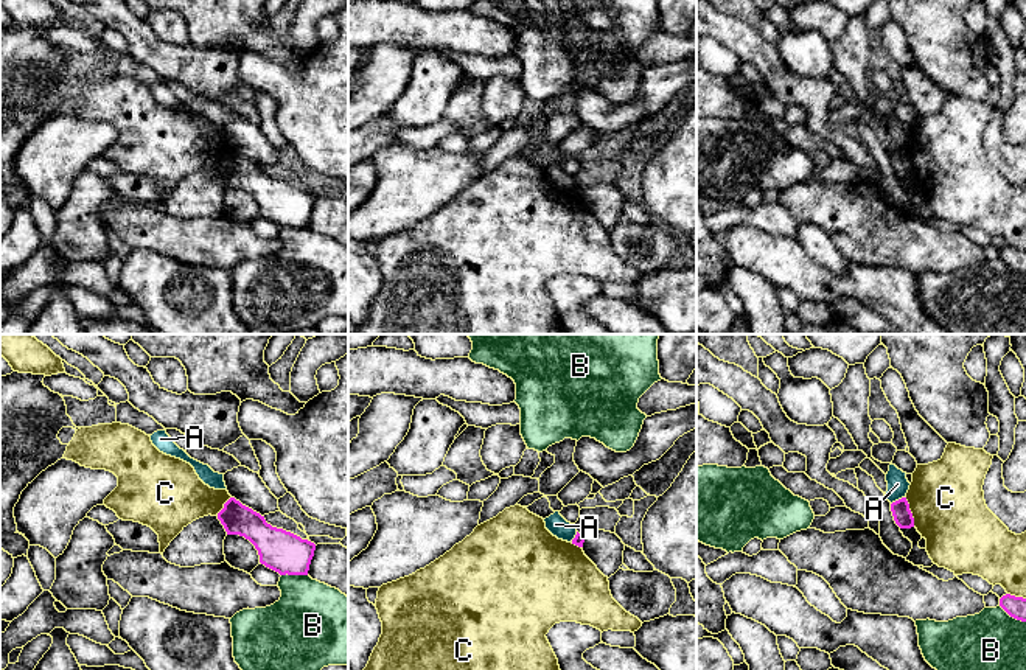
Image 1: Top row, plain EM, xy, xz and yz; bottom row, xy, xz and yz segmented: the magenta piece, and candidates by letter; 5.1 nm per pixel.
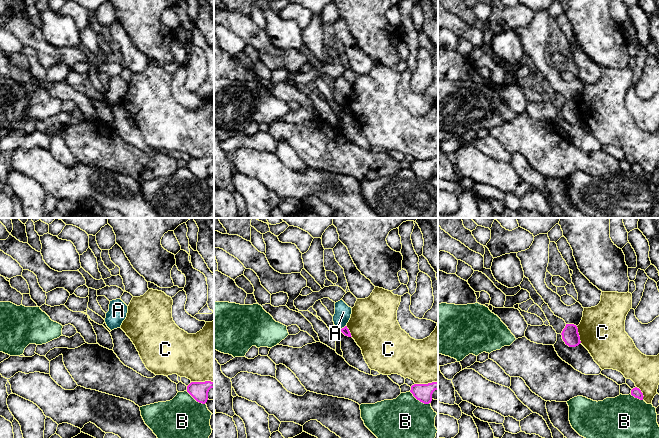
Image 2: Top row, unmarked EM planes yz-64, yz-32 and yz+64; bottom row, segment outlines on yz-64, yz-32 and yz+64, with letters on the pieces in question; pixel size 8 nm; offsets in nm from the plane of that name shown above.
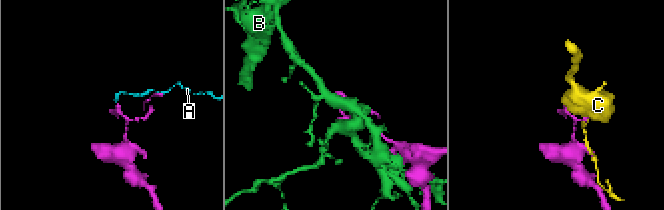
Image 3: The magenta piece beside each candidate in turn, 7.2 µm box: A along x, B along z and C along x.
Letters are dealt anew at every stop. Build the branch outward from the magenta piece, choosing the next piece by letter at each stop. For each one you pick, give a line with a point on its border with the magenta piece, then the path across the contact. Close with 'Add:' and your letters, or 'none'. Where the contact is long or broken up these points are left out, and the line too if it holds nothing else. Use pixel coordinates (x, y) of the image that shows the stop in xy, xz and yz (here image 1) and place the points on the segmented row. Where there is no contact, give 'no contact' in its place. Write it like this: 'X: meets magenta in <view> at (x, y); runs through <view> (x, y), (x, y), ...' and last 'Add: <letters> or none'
Add: none

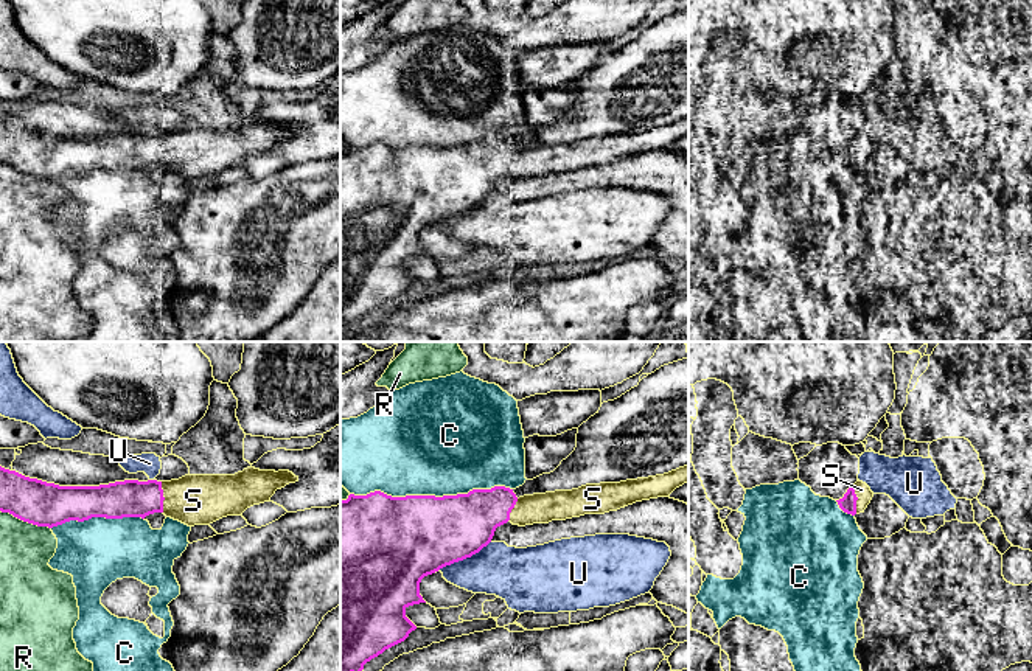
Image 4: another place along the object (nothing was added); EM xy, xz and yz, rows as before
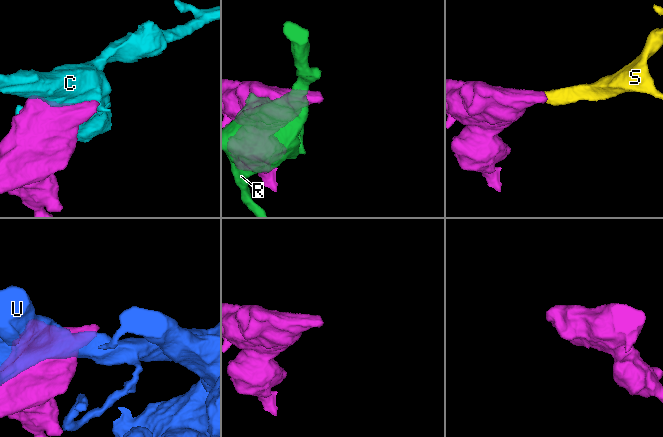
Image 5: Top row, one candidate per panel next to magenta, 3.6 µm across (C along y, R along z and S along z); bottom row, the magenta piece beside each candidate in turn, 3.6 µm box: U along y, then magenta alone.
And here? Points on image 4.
S: meets magenta in xy at (163, 497)
Add: S

